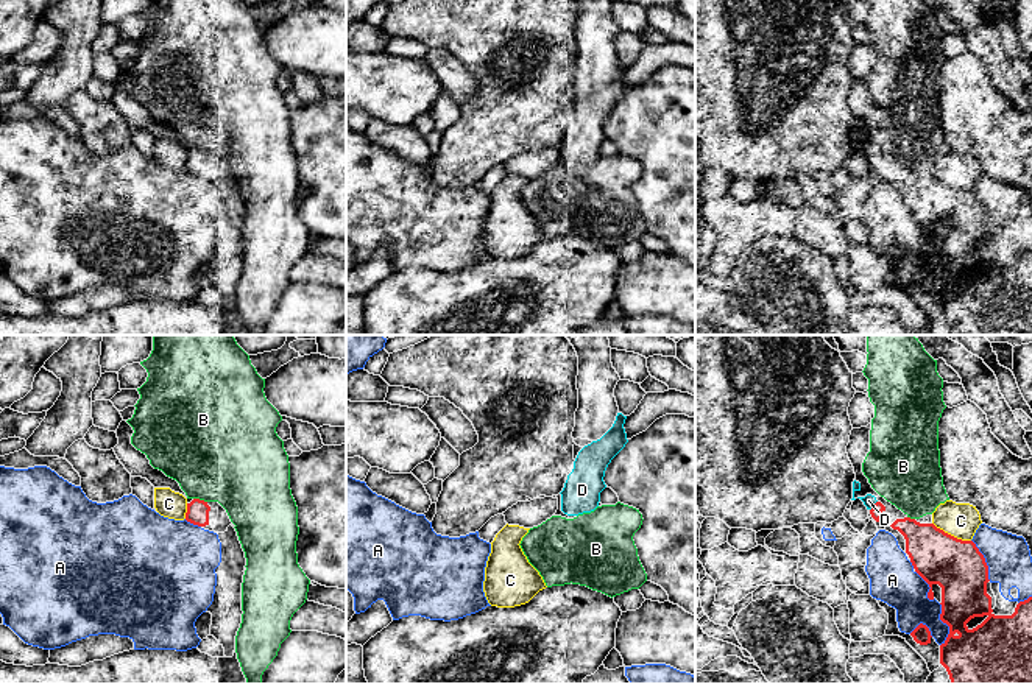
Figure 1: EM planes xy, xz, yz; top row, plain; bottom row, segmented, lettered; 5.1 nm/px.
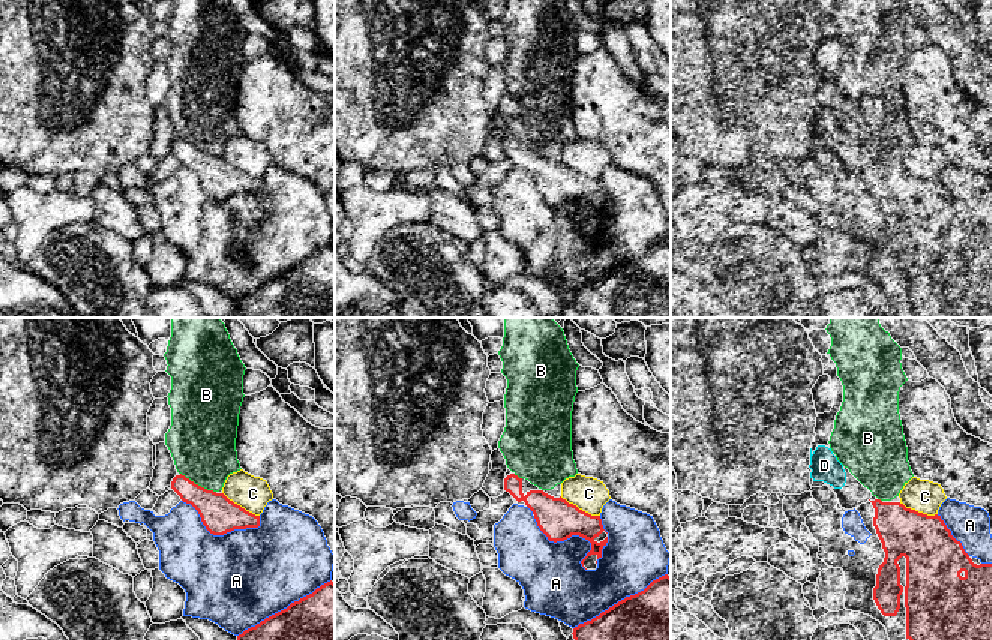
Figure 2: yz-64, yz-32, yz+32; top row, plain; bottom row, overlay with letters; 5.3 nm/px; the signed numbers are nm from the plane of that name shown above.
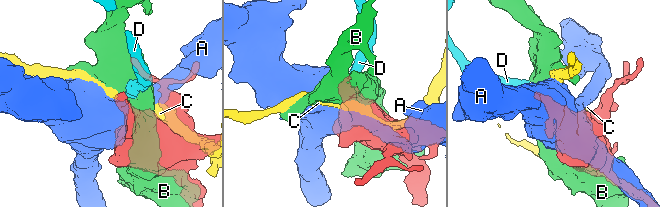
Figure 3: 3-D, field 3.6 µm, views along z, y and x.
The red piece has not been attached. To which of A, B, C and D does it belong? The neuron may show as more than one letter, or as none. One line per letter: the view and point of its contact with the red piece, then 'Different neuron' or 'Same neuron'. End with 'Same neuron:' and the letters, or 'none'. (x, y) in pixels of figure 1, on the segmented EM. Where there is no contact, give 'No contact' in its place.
A: Touches red at yz (947, 624). Different neuron
B: Touches red at xy (198, 499). Different neuron
C: Touches red at yz (950, 535). Different neuron
D: Touches red at yz (875, 505). Same neuron
Same neuron: D

